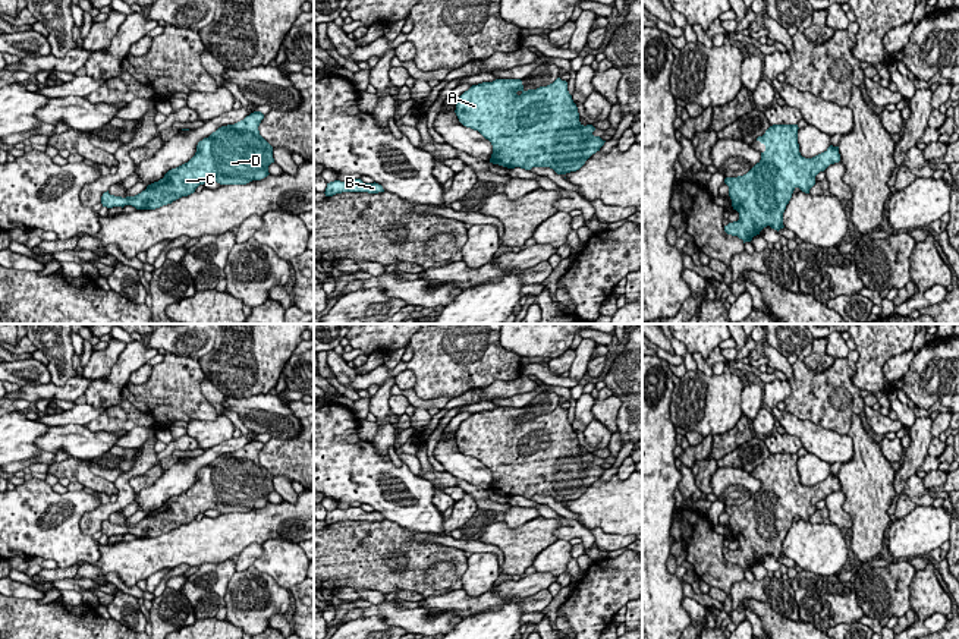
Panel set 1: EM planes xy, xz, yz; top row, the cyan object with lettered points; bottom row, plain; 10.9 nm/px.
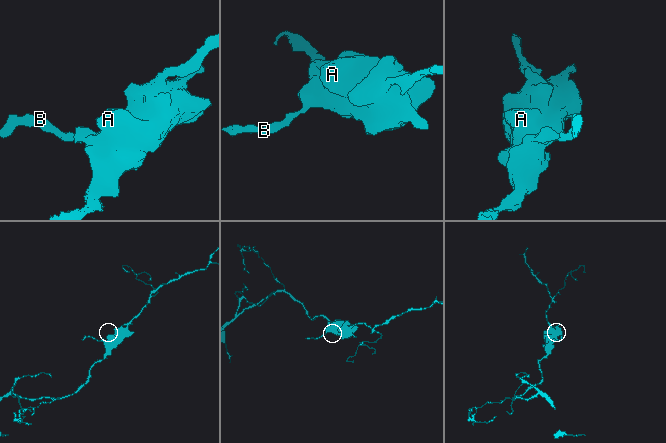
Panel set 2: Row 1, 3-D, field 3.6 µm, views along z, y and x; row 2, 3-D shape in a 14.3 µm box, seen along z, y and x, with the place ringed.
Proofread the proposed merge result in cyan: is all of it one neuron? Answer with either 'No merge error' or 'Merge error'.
No merge error

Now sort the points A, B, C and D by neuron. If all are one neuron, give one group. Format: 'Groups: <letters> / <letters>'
Groups: A B C D

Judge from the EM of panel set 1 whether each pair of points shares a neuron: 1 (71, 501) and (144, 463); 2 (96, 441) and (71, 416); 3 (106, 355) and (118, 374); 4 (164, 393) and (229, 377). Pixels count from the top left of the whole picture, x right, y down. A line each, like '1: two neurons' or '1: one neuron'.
1: two neurons
2: two neurons
3: two neurons
4: two neurons

